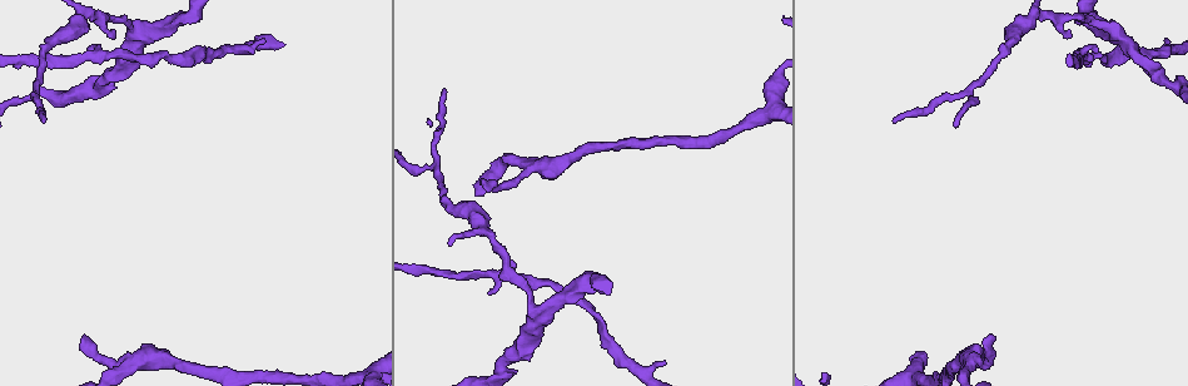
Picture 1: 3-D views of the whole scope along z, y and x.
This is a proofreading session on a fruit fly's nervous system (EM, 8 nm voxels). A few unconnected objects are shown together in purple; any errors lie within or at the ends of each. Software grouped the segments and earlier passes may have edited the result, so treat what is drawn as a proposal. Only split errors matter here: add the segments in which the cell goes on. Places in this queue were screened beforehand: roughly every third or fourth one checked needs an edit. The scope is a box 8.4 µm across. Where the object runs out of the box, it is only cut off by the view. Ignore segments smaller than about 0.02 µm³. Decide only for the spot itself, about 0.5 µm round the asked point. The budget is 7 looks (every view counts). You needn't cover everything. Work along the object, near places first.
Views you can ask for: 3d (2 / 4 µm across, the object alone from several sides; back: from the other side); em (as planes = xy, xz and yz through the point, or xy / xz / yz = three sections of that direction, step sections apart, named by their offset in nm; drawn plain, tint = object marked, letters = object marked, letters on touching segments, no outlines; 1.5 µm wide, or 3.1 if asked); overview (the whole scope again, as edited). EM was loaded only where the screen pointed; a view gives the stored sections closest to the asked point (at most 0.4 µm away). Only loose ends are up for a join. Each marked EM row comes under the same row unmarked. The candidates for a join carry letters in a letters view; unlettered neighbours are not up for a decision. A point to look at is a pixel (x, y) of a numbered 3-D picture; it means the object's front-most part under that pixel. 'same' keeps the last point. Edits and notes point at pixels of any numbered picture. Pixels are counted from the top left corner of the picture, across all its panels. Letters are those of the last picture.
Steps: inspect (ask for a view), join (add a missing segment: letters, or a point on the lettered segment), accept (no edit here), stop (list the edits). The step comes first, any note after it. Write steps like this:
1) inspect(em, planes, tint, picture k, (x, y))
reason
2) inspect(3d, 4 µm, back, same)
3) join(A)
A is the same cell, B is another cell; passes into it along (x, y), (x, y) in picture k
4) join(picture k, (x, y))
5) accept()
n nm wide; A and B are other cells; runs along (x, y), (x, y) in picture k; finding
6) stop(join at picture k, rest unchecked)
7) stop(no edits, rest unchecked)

inspect(em, planes, letters, picture 1, (894, 121))
branch stops here

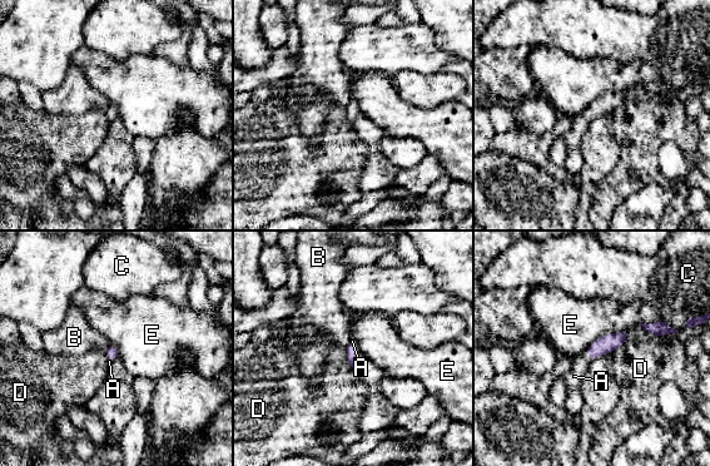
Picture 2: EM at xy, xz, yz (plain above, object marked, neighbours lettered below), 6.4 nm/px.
join(A)
90 nm wide; A is the same cell, B, C, D and E are other cells; it goes on there

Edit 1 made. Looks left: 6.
inspect(overview)

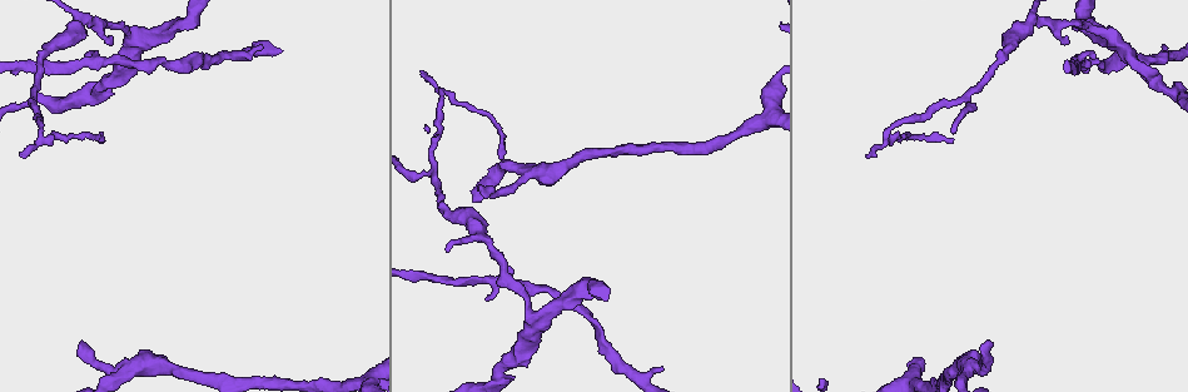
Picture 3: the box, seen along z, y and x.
inspect(em, planes, letters, picture 3, (986, 340))

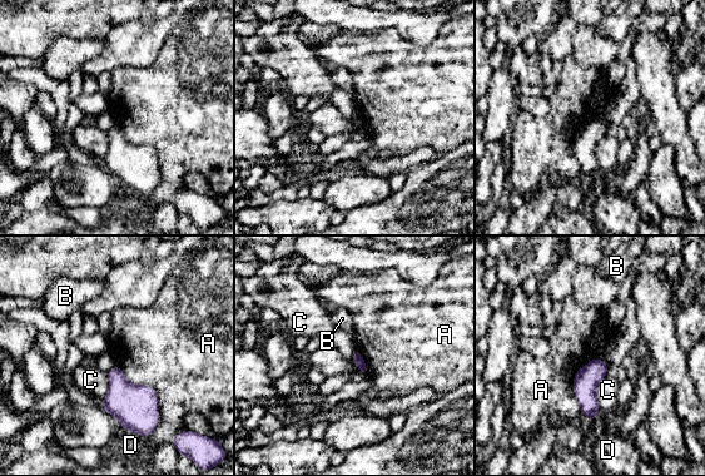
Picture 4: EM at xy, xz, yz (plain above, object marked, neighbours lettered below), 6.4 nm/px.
accept()
A, B, C and D are other cells; none of them fits

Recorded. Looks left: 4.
inspect(em, planes, letters, picture 3, (662, 368))
branch stops here

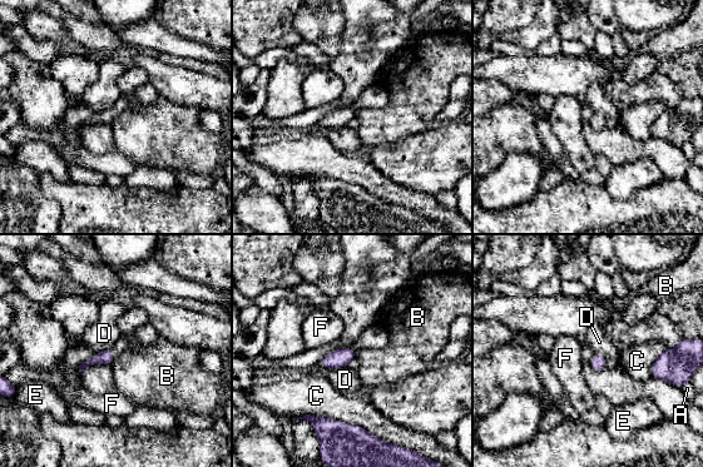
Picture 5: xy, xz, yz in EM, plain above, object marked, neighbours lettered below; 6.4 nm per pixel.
accept()
A, B, C, D, E and F are other cells; border along (114, 359), (110, 363) in picture 5; none of them fits

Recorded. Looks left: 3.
stop(join at picture 2, rest unchecked)

